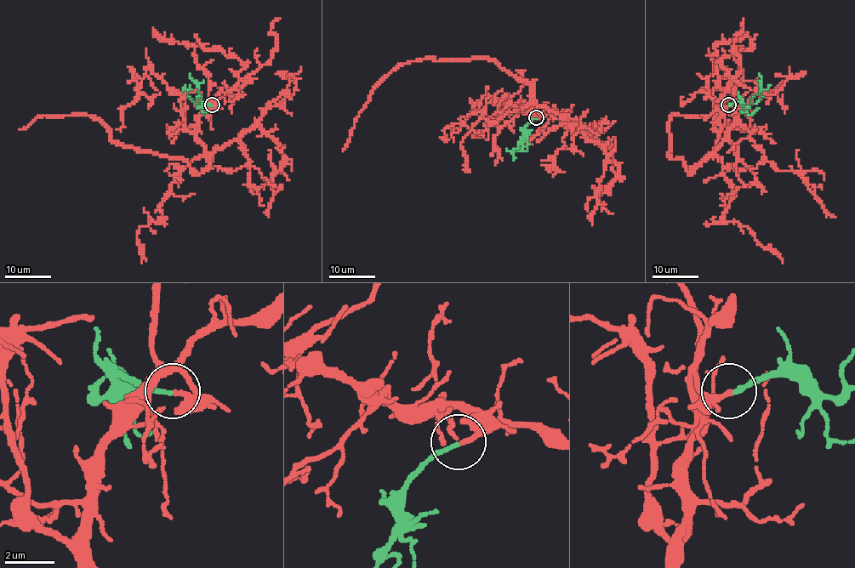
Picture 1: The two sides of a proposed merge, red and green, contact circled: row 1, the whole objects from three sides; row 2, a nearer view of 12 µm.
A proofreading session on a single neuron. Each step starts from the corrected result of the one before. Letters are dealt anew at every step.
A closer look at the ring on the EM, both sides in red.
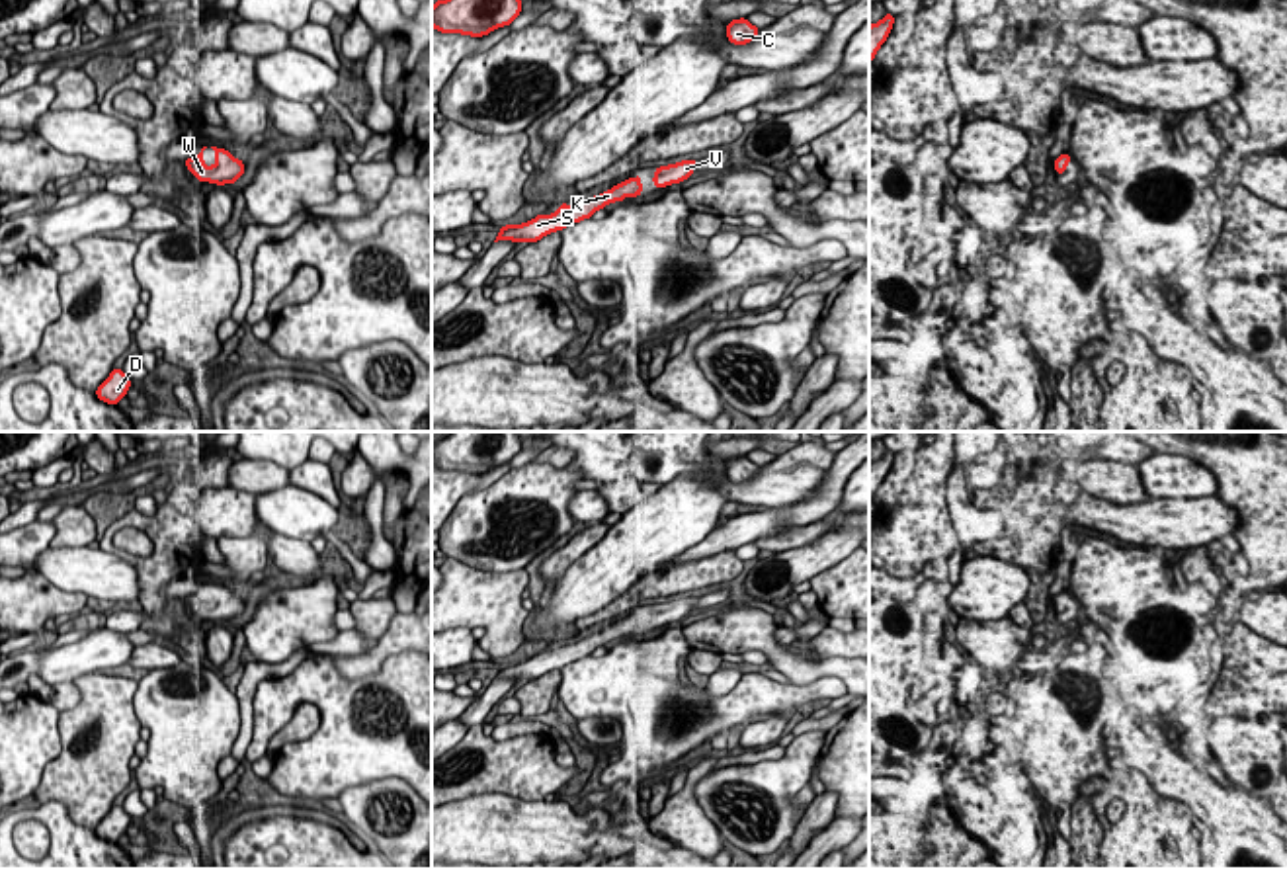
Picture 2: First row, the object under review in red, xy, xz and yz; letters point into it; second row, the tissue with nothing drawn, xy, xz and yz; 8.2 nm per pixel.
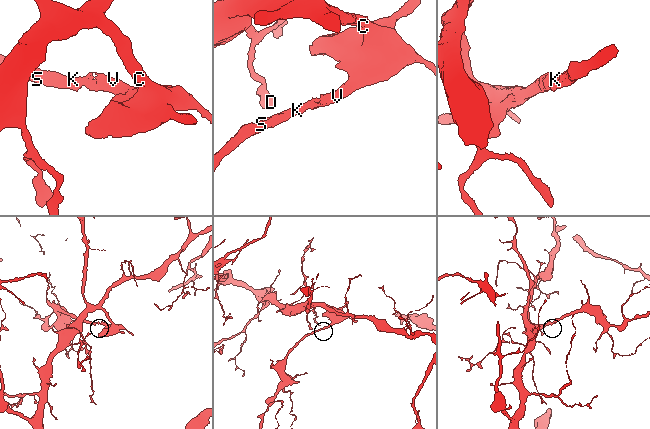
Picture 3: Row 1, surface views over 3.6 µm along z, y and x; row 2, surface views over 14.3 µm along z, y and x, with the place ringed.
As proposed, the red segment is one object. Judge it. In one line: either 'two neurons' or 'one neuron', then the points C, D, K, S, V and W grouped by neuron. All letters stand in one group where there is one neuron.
one neuron | C D K S V W

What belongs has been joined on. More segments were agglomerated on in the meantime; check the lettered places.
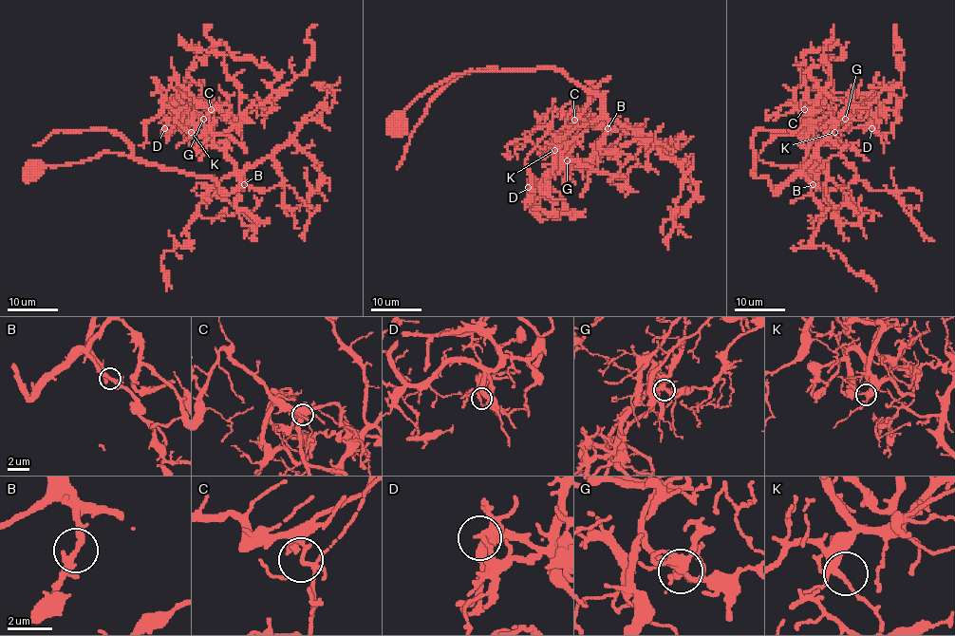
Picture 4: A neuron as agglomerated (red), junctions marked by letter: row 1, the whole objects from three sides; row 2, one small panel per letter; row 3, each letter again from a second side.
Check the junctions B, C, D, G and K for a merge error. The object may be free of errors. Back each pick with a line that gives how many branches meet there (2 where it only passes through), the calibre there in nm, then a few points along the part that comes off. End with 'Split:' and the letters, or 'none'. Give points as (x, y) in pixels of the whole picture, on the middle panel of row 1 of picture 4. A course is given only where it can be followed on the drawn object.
C: branches 4; calibre 120 nm; course (574, 120), (575, 144), (543, 181), (538, 217), (567, 214), (573, 218), (570, 211), (574, 210)
Split: C

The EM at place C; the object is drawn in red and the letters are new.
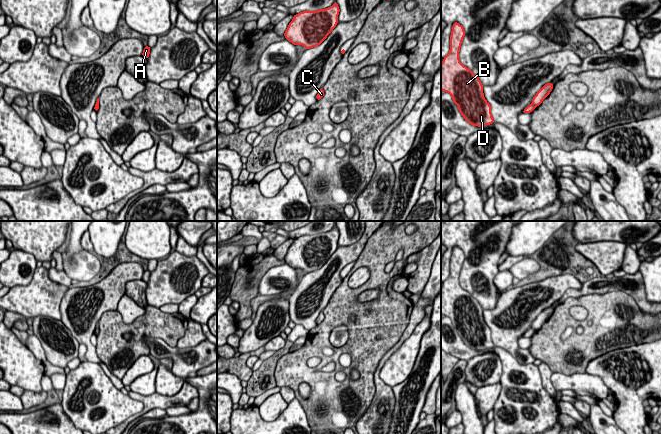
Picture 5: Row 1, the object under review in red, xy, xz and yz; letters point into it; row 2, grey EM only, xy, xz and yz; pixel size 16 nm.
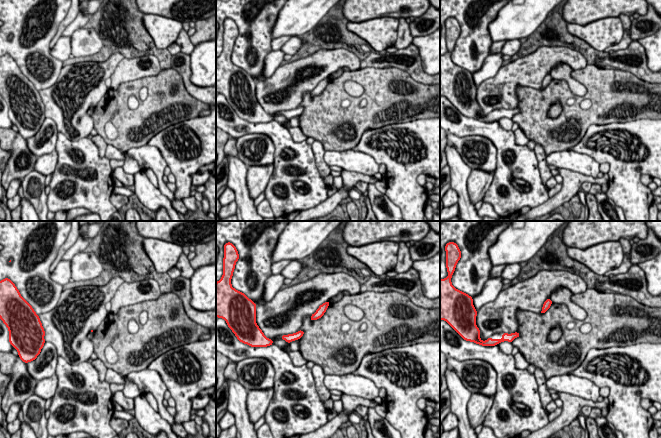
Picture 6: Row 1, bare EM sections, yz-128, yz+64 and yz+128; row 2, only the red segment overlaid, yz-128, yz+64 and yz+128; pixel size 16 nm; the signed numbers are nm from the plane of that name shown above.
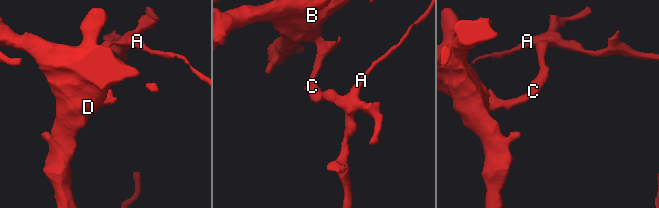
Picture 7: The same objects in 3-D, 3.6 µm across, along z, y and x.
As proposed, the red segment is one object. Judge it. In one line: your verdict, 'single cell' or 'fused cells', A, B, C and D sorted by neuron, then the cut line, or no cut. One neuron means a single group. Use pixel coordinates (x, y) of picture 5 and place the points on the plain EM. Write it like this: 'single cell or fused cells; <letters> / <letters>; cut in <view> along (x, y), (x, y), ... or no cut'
fused cells; A C / B D; cut in yz along (532, 324), (536, 330)

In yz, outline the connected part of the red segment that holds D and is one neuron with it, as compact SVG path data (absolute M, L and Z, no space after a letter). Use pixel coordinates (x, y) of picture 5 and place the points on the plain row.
M454 246L450 259L450 274L441 287L441 314L452 320L463 342L473 350L483 351L494 347L491 330L483 317L479 302L459 283L465 260L462 249Z

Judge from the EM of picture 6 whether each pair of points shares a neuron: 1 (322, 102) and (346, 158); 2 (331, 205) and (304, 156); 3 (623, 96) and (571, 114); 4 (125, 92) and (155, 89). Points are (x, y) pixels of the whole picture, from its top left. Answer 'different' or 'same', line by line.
1: different
2: different
3: same
4: same

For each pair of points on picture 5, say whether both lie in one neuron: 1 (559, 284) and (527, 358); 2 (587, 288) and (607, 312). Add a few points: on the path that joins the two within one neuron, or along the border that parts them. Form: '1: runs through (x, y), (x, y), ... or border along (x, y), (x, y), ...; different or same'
1: runs through (538, 300), (515, 320), (514, 338); same
2: border along (608, 290), (602, 294), (568, 298); different

